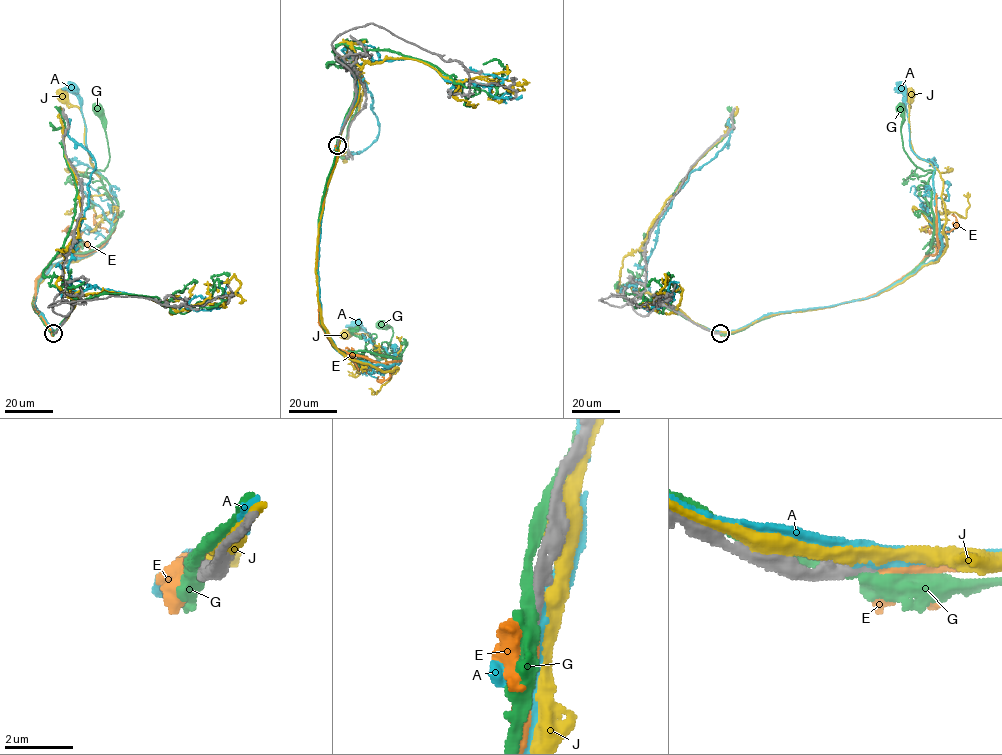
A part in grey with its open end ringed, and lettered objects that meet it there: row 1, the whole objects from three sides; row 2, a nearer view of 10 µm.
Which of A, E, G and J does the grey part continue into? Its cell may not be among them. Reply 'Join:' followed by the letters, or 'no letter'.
Join: E

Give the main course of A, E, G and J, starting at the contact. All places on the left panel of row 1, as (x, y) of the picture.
A: (54, 333), (35, 306), (39, 281), (53, 264), (99, 249), (116, 216), (72, 88)
E: (54, 333), (34, 309), (35, 281), (55, 257), (86, 255), (107, 240), (111, 232), (98, 225), (95, 214)
G: (54, 333), (35, 312), (36, 283), (116, 221), (98, 171), (109, 152), (96, 109)
J: (54, 333), (32, 307), (39, 283), (54, 266), (92, 255), (115, 223), (81, 111), (61, 94)

